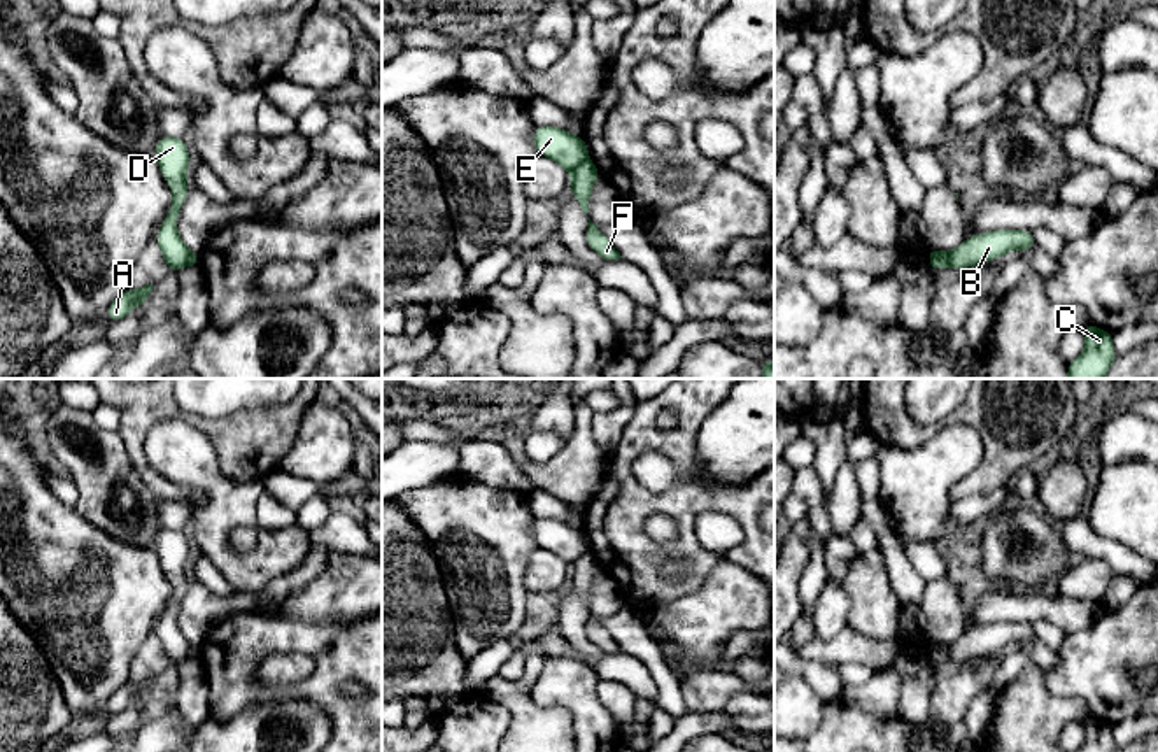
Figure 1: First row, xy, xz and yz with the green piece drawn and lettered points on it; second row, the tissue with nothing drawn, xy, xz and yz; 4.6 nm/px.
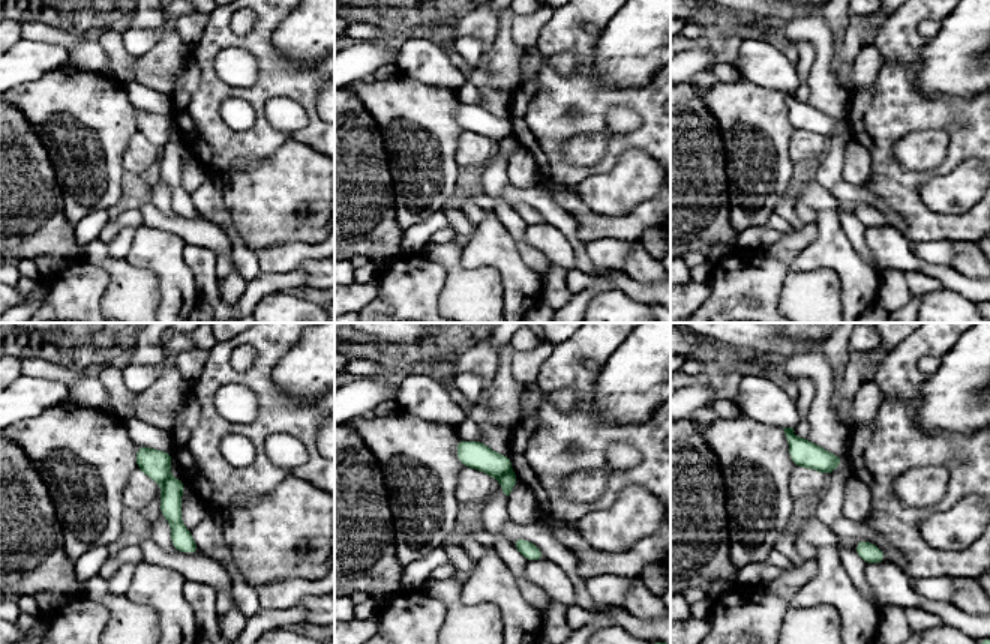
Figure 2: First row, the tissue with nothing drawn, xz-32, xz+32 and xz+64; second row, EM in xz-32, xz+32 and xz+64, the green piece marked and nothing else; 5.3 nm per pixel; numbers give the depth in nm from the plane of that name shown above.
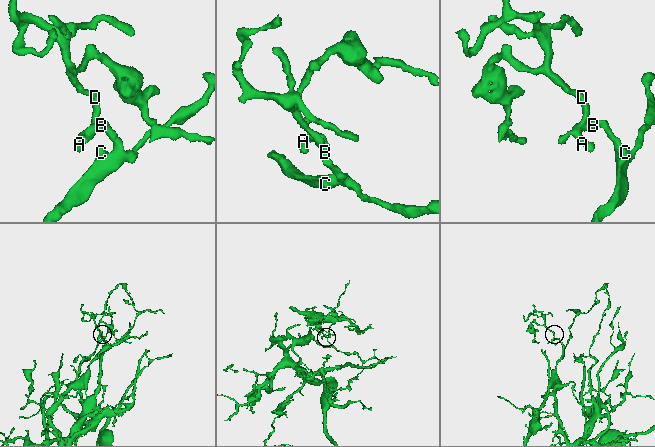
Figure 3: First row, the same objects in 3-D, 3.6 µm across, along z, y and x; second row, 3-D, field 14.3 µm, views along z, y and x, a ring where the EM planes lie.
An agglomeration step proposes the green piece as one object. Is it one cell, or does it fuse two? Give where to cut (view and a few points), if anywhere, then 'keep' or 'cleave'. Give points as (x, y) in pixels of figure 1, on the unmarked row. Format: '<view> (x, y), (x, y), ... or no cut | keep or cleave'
xz (587, 549), (571, 565) | cleave

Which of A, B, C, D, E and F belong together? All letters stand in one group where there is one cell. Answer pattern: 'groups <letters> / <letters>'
groups A D E / B C F

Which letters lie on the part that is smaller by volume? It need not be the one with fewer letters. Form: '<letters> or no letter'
A, D, E

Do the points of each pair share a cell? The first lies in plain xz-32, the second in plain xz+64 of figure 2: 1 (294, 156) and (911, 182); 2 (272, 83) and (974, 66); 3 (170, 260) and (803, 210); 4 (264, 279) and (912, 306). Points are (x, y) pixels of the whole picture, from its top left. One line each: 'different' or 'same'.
1: different
2: different
3: different
4: same

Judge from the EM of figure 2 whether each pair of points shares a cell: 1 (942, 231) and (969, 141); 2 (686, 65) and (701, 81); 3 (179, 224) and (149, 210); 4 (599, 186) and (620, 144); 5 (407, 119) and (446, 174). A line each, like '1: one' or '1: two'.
1: one
2: two
3: one
4: two
5: one

